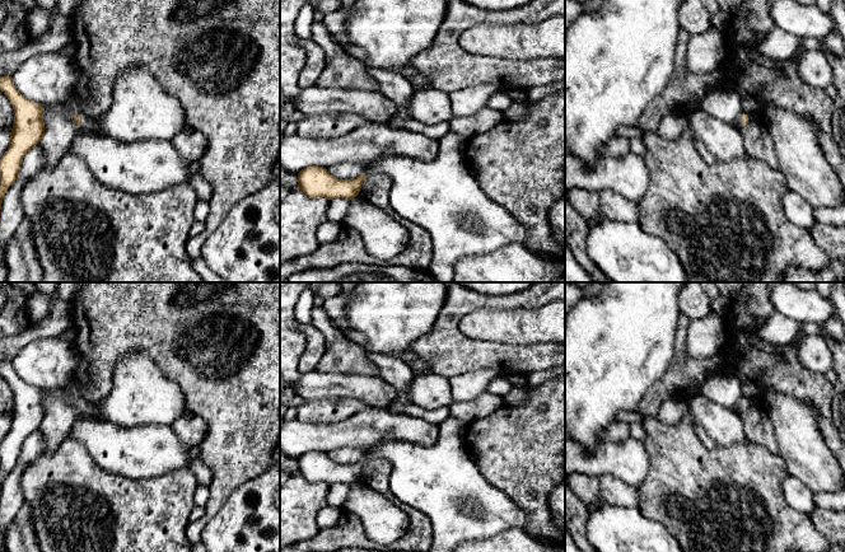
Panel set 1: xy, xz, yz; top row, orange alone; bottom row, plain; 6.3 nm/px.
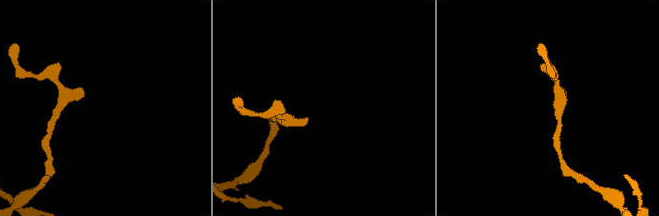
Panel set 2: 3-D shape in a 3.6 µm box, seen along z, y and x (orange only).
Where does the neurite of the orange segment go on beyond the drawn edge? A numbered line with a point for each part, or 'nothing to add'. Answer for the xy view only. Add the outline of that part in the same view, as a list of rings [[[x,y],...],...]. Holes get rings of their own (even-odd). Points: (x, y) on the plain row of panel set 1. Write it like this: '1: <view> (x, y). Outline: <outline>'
1: xy (141, 394). Outline: [[[130,352],[118,359],[108,396],[99,404],[83,401],[80,412],[97,415],[121,427],[171,426],[187,412],[187,407],[178,384],[163,374],[148,355]]]

